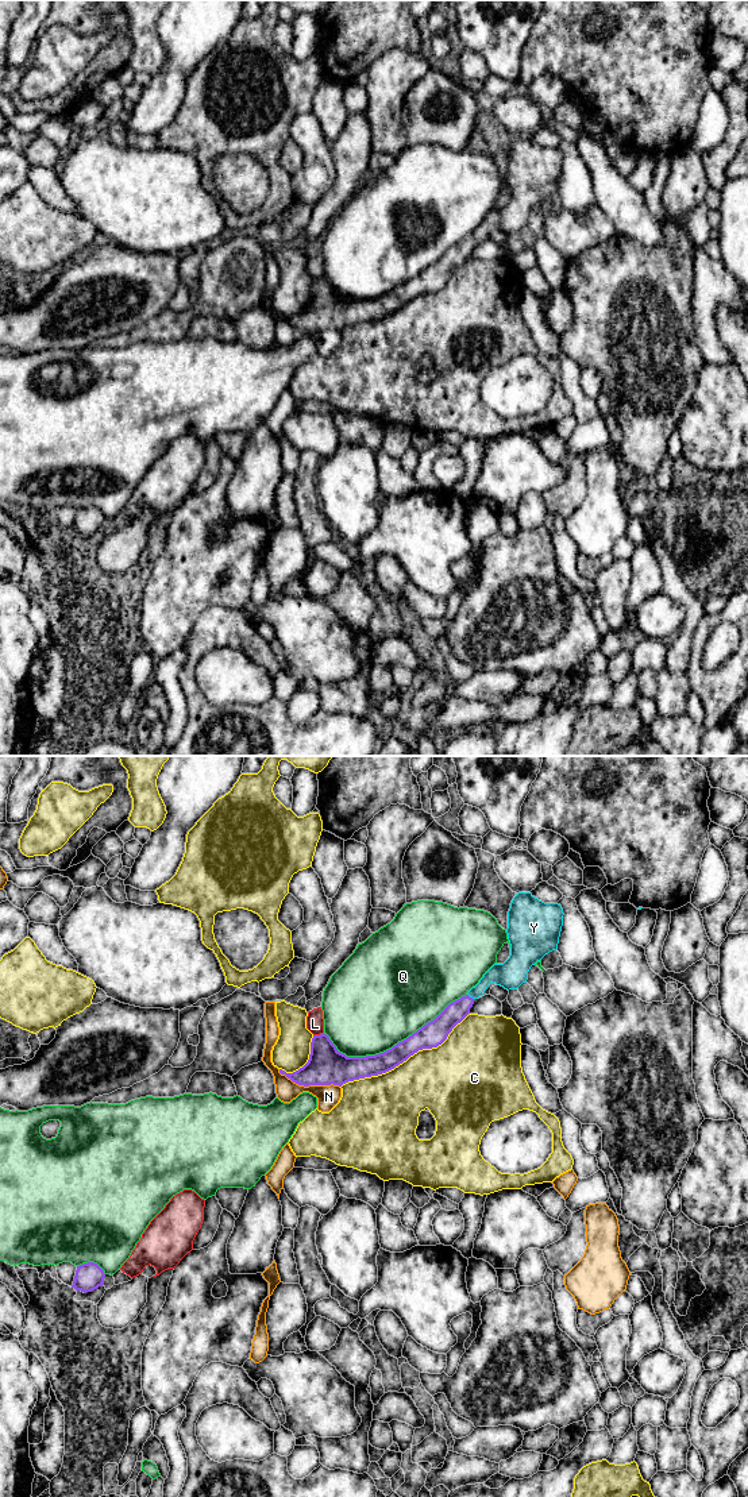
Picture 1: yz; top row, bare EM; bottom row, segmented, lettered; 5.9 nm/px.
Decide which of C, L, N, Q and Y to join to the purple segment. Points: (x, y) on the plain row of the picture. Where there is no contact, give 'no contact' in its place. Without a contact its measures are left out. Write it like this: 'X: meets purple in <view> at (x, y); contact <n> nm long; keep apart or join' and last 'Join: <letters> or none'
C: meets purple in yz at (405, 304); contact 900 nm long; keep apart
L: meets purple in yz at (317, 280); contact 70 nm long; keep apart
N: meets purple in yz at (308, 330); contact 380 nm long; keep apart
Q: meets purple in yz at (394, 289); contact 900 nm long; keep apart
Y: meets purple in yz at (471, 242); contact 60 nm long; join
Join: Y

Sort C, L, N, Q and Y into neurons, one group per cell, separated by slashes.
C / L / N / Q / Y

